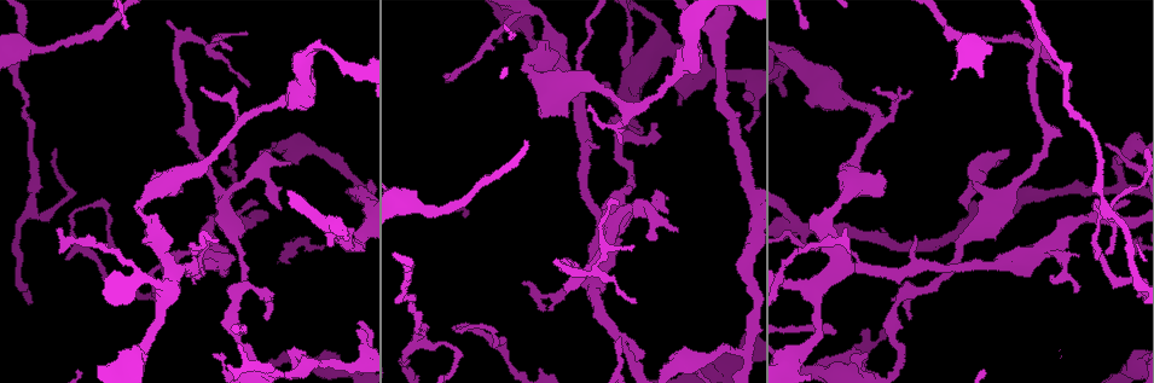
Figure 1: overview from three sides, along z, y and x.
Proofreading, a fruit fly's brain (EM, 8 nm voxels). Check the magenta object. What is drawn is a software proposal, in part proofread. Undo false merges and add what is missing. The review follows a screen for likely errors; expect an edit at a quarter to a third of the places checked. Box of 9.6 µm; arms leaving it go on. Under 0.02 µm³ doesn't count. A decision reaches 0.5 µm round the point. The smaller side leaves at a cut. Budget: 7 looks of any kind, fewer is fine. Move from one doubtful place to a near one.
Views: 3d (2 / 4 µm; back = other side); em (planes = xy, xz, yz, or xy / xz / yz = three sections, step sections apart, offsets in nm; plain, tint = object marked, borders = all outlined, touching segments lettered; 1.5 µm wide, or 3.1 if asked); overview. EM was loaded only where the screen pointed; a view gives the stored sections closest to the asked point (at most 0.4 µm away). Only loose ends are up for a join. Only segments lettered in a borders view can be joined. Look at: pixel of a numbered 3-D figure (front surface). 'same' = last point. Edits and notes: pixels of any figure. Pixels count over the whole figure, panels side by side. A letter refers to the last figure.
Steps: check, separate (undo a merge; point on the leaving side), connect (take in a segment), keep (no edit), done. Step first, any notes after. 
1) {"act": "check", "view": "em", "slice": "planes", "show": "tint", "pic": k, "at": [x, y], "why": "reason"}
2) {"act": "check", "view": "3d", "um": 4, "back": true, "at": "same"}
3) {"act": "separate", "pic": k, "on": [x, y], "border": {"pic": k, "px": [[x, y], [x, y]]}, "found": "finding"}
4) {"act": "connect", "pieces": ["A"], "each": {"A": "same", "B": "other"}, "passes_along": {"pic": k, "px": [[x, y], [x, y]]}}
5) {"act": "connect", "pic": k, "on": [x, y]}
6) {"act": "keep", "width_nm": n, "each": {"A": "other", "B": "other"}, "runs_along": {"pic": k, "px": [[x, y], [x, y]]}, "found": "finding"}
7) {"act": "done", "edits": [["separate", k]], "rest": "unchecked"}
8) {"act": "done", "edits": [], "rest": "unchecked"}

{"act": "check", "view": "3d", "um": 2, "pic": 1, "at": [1061, 137], "why": "an open end"}

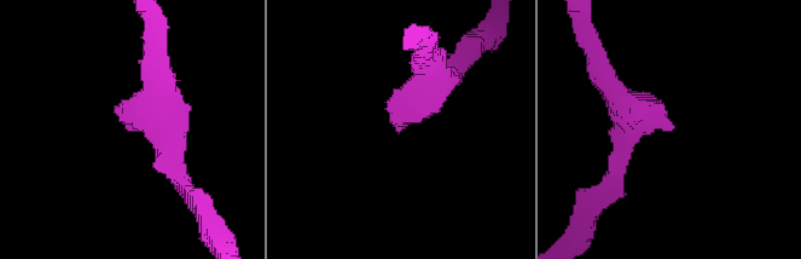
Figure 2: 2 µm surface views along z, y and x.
{"act": "check", "view": "em", "slice": "planes", "show": "borders", "pic": 2, "at": [127, 127]}

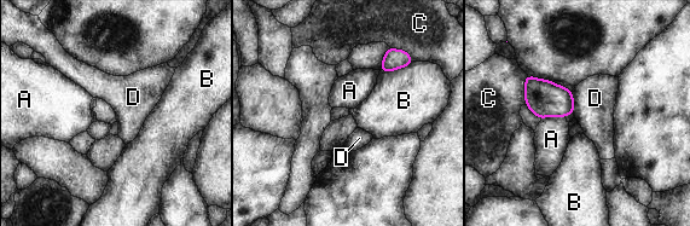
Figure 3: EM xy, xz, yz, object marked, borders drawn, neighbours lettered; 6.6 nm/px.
{"act": "keep", "each": {"A": "other", "B": "other", "C": "other", "D": "other"}, "border": {"pic": 3, "px": [[572, 91], [574, 112]]}, "found": "no lettered segment goes on from it"}

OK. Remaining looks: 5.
{"act": "check", "view": "3d", "um": 2, "pic": 1, "at": [1120, 187], "why": "side arm on a straight run"}

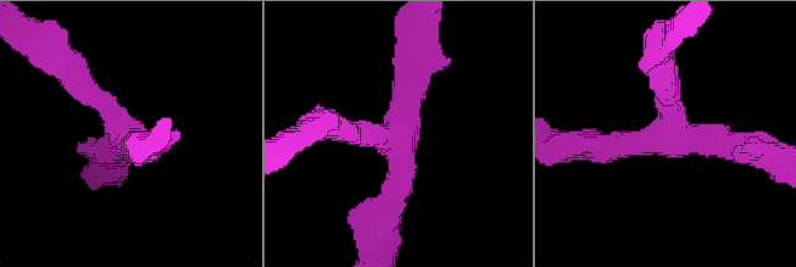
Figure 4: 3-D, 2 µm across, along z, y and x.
{"act": "check", "view": "em", "slice": "xy", "step": 4, "show": "tint", "pic": 4, "at": [397, 135], "arms": 3, "arm_widths_nm": [220, 220, 260], "why": "need the tissue"}

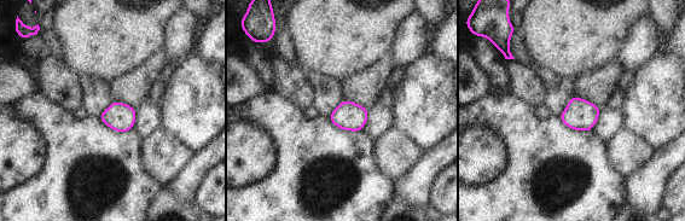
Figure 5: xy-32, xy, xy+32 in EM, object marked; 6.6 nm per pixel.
{"act": "check", "view": "em", "slice": "planes", "show": "borders", "at": "same"}

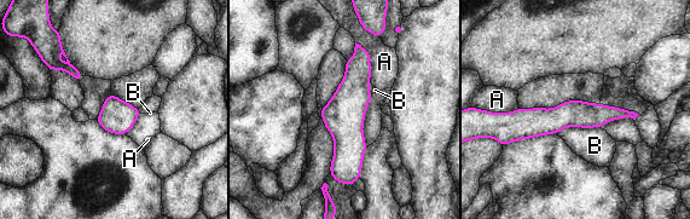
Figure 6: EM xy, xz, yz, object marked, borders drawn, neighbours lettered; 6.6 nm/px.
{"act": "keep", "each": {"A": "other", "B": "other"}, "found": "all the same neuron"}

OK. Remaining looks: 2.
{"act": "done", "edits": [], "rest": "unchecked"}

